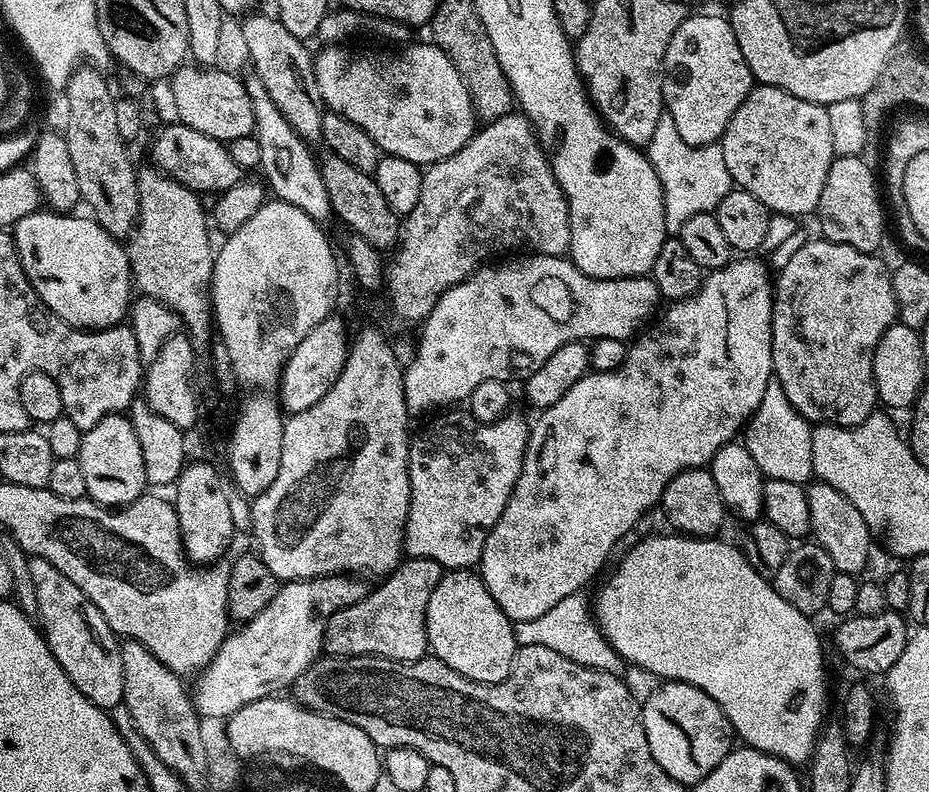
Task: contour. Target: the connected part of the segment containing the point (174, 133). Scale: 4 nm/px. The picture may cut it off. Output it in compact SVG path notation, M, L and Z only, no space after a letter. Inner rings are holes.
M179 122L171 123L158 129L152 140L151 163L159 171L197 194L219 194L242 180L242 169L230 158L225 141L198 134L198 130Z

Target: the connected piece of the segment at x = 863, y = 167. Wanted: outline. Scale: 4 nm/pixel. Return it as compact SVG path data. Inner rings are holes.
M854 155L854 156L837 156L835 160L833 160L832 165L830 166L830 174L826 178L826 186L822 186L822 198L818 202L818 206L816 207L816 212L818 213L818 217L820 216L820 232L819 235L823 237L823 239L829 240L830 242L838 242L842 246L854 246L854 250L862 250L863 252L871 252L873 254L879 253L881 250L880 243L884 240L884 208L886 212L886 204L882 199L882 188L878 183L878 176L872 173L874 170L873 165L864 160L862 155Z

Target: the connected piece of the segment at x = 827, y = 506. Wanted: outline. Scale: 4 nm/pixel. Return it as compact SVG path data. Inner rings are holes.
M812 482L807 485L806 491L810 502L811 539L820 544L826 554L830 554L830 562L834 562L837 572L859 577L872 556L874 533L866 526L866 518L862 518L854 502L850 502L846 494L834 490L834 486Z

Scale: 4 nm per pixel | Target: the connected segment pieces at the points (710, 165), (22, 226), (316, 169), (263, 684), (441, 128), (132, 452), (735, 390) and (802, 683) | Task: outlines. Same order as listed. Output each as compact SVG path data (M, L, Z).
M666 114L658 118L654 138L646 146L646 155L654 166L664 191L664 226L668 230L679 230L698 211L696 196L717 195L716 188L724 190L732 184L730 170L722 159L719 143L690 146L682 142L682 137L674 127L674 118Z
M37 210L26 214L11 229L16 241L16 253L22 262L22 270L34 286L42 302L63 324L72 330L103 330L117 327L120 320L129 315L130 295L128 284L133 283L132 271L128 265L128 249L119 239L113 237L95 218L61 214L51 210Z
M249 75L244 80L246 94L250 96L250 106L254 108L254 126L256 141L258 142L258 155L262 157L259 171L264 172L262 175L263 183L266 185L267 191L273 197L287 204L298 206L298 210L302 210L302 214L310 214L310 218L314 218L317 222L324 222L332 216L332 207L330 206L330 194L326 194L326 182L322 182L322 174L317 157L312 157L312 152L307 141L304 141L294 130L286 118L282 118L282 112L278 110L278 106L274 106L274 98L270 98L270 94L266 94L266 86L262 86L262 82L254 75Z
M333 574L331 576L319 576L309 580L290 580L281 583L280 589L266 602L266 606L258 614L254 614L249 620L243 621L237 630L229 631L220 643L212 660L206 667L200 669L195 677L196 685L191 685L190 697L192 706L201 717L209 716L212 720L223 721L232 716L242 706L250 702L260 700L263 696L271 696L279 693L284 688L295 683L304 671L321 655L324 643L324 624L335 614L339 608L354 606L366 593L369 585L364 585L359 575Z
M431 42L411 44L403 50L396 50L393 56L378 57L376 64L368 56L351 52L348 46L324 46L319 49L320 53L315 53L314 74L325 109L340 112L350 118L350 122L362 126L362 130L374 138L381 153L427 166L437 164L442 158L450 158L450 154L458 154L458 150L462 150L462 146L466 146L478 131L478 121L466 82L462 82L448 55Z
M115 412L102 418L98 426L90 426L90 430L80 437L78 459L82 466L82 474L86 477L87 499L93 500L104 508L123 508L124 505L137 500L139 496L145 495L149 487L146 478L146 462L142 462L142 446L138 446L138 434L134 434L134 426L127 415Z
M744 254L739 258L729 260L726 266L711 269L711 271L701 279L700 289L698 289L693 296L687 296L684 300L677 300L669 303L667 305L668 309L664 312L664 317L662 317L660 321L657 319L651 326L645 327L643 331L641 331L639 335L628 344L628 353L622 362L622 366L618 366L609 372L589 371L587 376L582 377L578 382L574 382L574 386L570 386L570 390L566 390L566 394L562 394L562 398L558 398L558 402L554 402L554 406L543 409L543 411L537 415L540 417L538 417L536 421L534 419L531 421L528 434L528 445L526 446L526 454L524 455L524 461L522 462L522 474L518 474L518 482L510 494L510 502L506 502L506 510L502 510L502 518L498 518L498 522L494 522L494 526L486 538L486 546L482 550L478 565L480 581L486 586L486 590L490 590L490 598L494 598L494 602L498 602L498 606L508 615L509 620L516 624L521 624L530 618L538 618L539 615L546 614L546 610L551 610L551 608L553 608L558 602L562 602L562 598L577 595L581 590L584 590L584 587L591 582L592 578L603 570L604 563L608 560L608 555L610 555L616 548L616 543L618 543L619 540L643 518L644 511L646 511L647 508L654 507L655 504L657 507L657 505L661 503L666 486L670 482L670 478L677 476L681 470L703 468L711 465L714 454L718 454L718 450L722 446L733 443L733 441L737 439L738 433L741 429L745 427L748 420L751 419L752 415L755 414L755 411L758 410L759 402L762 400L766 391L767 382L774 377L772 371L772 294L774 291L774 280L771 275L768 277L768 272L770 273L769 265L765 263L764 260L762 262L756 259L760 258L757 258L752 254Z
M671 534L672 536L648 536L645 540L640 540L624 557L620 560L620 565L612 572L612 577L601 586L596 592L596 600L594 596L594 619L596 627L599 628L601 634L608 639L608 645L620 655L621 661L633 664L636 668L641 668L644 672L653 672L656 676L661 676L661 681L667 682L670 680L677 680L683 684L694 686L698 690L702 690L706 694L710 694L710 698L714 698L714 702L718 702L718 706L722 706L722 710L726 714L728 721L732 723L732 731L737 737L740 736L745 745L750 748L757 748L760 752L769 752L772 756L778 757L780 760L785 760L787 764L793 766L807 765L808 761L812 759L812 748L816 744L816 737L820 735L822 725L825 723L824 717L824 702L828 694L828 684L824 681L824 648L820 645L820 636L816 633L816 628L811 619L803 616L798 610L794 610L794 606L790 606L790 602L786 602L786 598L782 598L777 594L773 581L769 577L758 574L758 570L754 570L748 565L748 560L744 557L743 551L739 547L736 548L732 544L727 544L726 541L720 540L721 538L701 538L699 536L686 536L683 534Z

